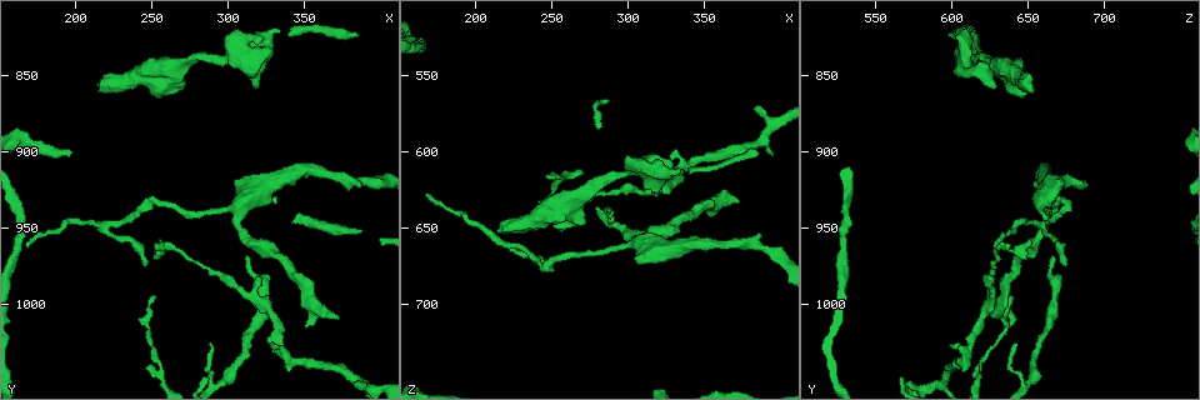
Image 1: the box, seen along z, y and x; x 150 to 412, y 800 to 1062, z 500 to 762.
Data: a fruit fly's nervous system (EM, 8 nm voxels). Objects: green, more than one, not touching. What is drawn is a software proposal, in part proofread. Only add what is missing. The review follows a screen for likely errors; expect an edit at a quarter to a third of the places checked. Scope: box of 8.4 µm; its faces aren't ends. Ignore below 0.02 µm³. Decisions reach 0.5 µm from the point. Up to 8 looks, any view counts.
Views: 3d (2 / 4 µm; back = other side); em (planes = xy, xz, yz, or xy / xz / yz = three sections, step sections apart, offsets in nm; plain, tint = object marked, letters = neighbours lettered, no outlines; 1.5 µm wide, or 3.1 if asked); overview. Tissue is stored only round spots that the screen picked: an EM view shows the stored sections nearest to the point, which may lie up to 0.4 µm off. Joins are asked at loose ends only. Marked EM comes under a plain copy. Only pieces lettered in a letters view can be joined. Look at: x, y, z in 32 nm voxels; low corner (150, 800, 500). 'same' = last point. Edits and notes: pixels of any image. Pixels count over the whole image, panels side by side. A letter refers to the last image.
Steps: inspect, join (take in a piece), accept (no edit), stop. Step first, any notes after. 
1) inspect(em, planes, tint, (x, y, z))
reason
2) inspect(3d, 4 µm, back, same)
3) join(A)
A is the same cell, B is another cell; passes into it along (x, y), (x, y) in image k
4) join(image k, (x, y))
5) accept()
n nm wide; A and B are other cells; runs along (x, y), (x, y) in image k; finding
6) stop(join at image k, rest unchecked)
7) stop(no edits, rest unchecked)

inspect(em, planes, letters, (168, 962, 628))
an open end

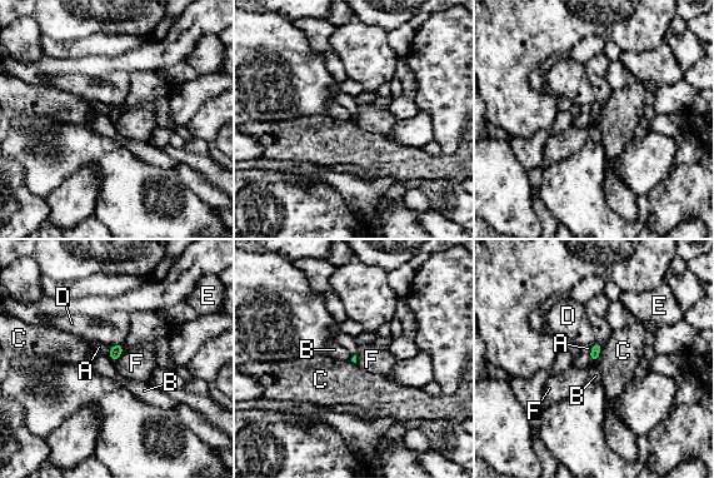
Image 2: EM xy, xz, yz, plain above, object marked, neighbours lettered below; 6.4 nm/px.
accept()
A, B, C, D, E and F are other cells; border along (604, 343), (595, 362) in image 2; no lettered piece goes on from it

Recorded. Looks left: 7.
inspect(3d, 2 µm, (218, 860, 652))
stops while still wide

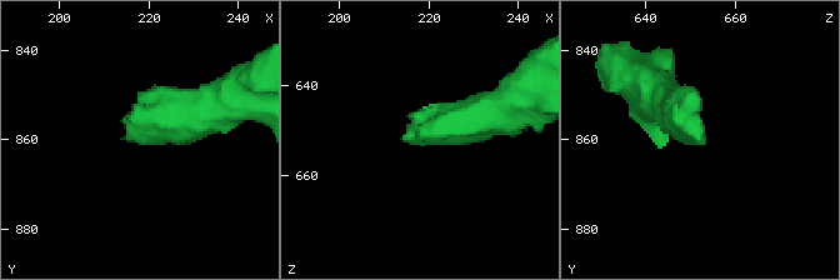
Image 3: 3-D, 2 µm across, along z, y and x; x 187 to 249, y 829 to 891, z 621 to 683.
inspect(em, planes, letters, (216, 860, 652))

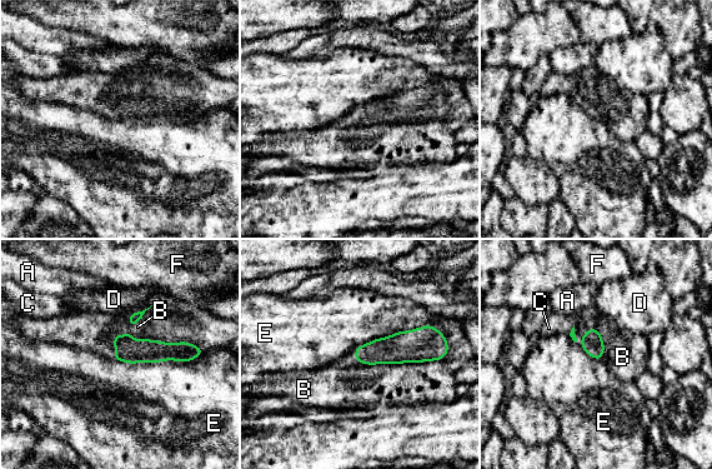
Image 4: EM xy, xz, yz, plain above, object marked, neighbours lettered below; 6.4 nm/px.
join(B)
E touches over 600 nm; B is the same cell, A, C, D, E and F are other cells; passes into it along (412, 345), (379, 363), (352, 383) in image 4; the neuron continues

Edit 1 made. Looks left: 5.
inspect(overview)
redraw

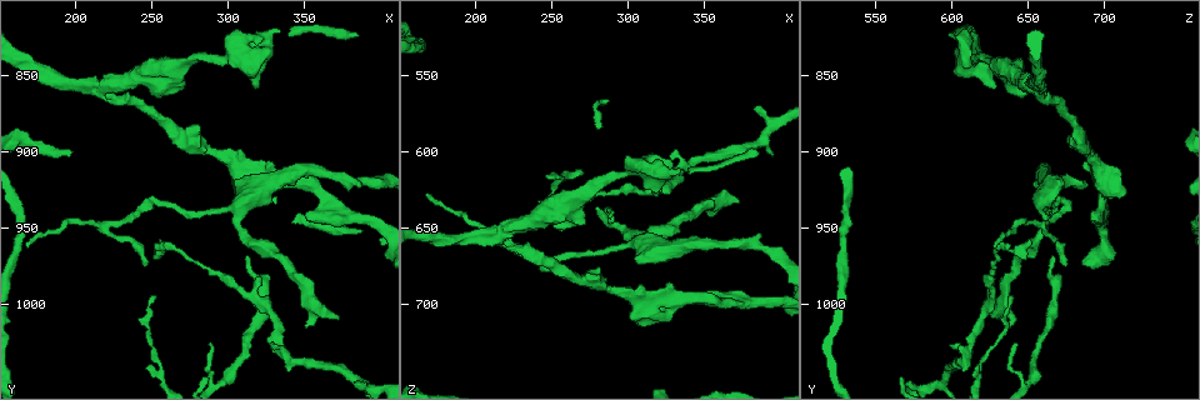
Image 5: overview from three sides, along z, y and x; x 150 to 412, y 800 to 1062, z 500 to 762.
inspect(em, planes, letters, (256, 958, 652))
tapers out

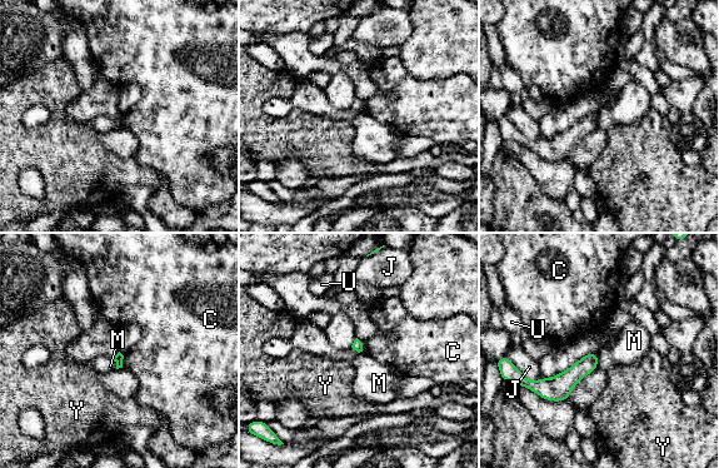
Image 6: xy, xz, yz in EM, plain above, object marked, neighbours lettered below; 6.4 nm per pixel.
accept()
C, J, M, U and Y are other cells; runs along (594, 356), (559, 387), (533, 387) in image 6; none of them fits

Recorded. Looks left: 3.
stop(join at image 4, rest unchecked)

